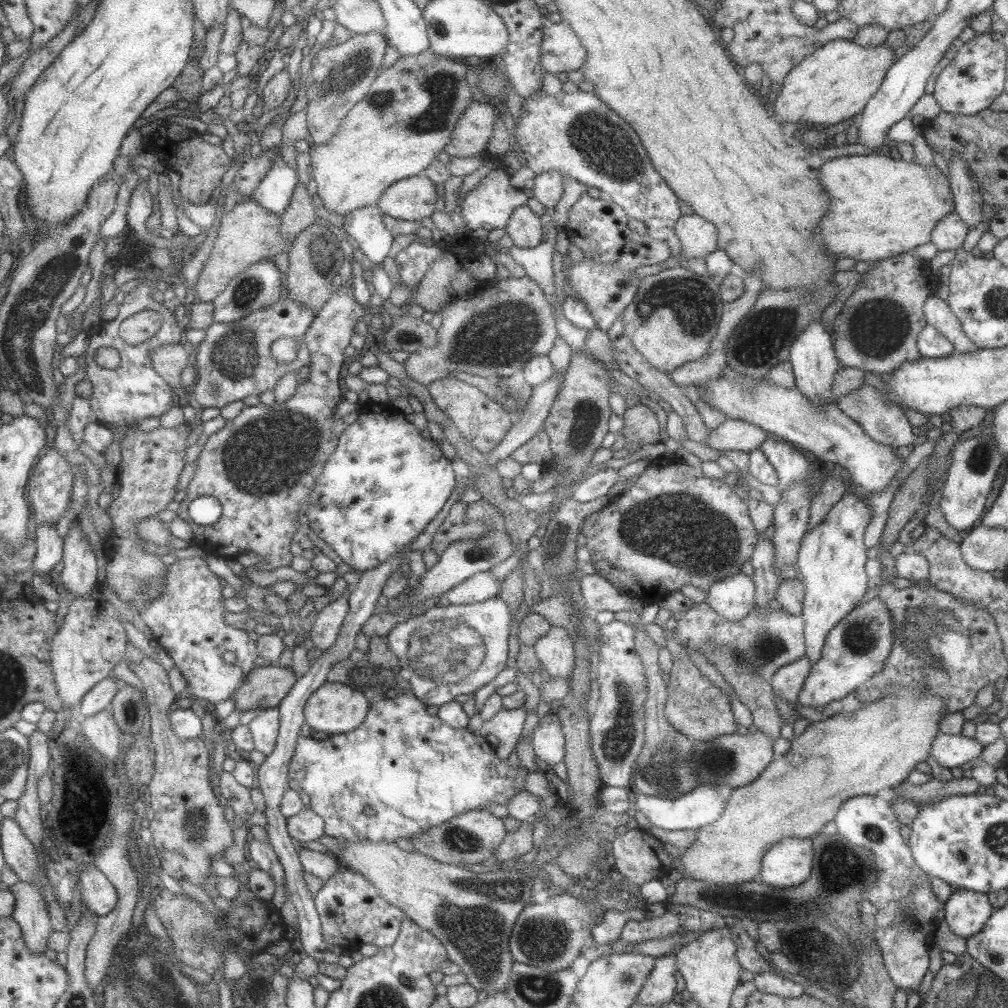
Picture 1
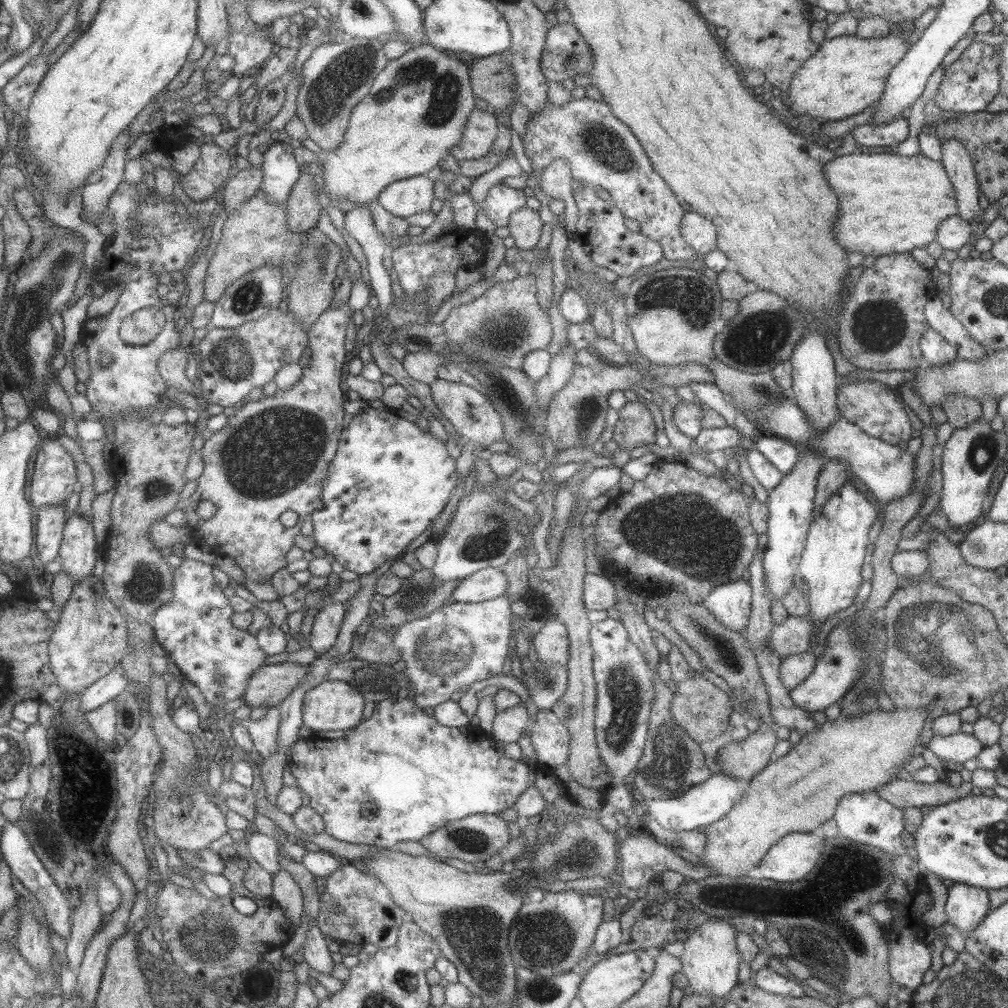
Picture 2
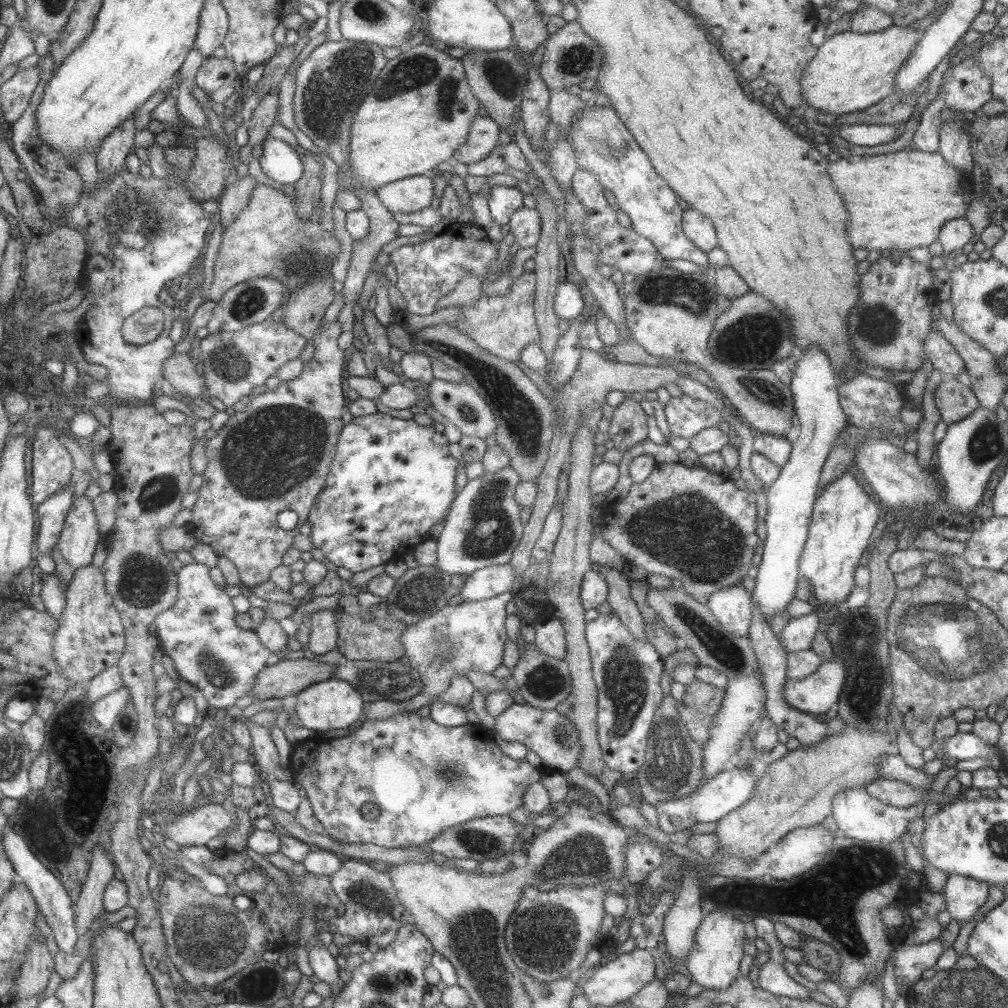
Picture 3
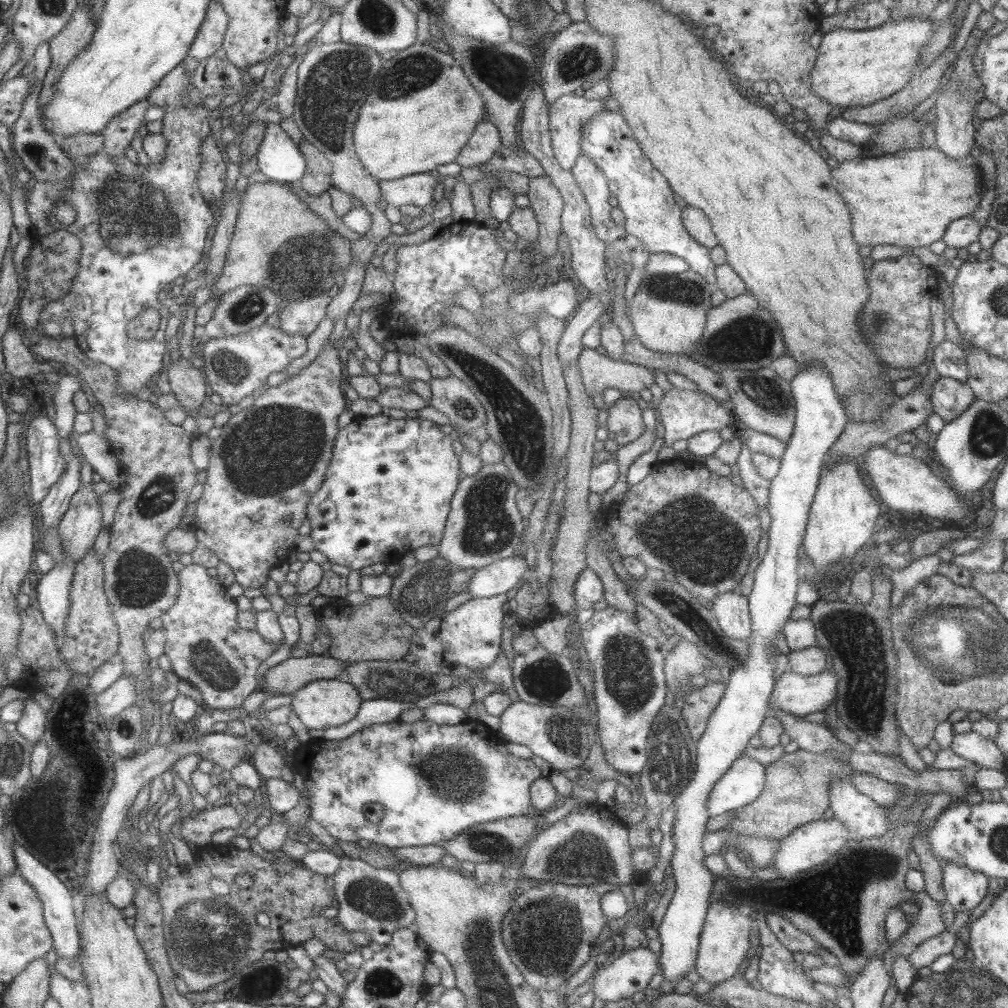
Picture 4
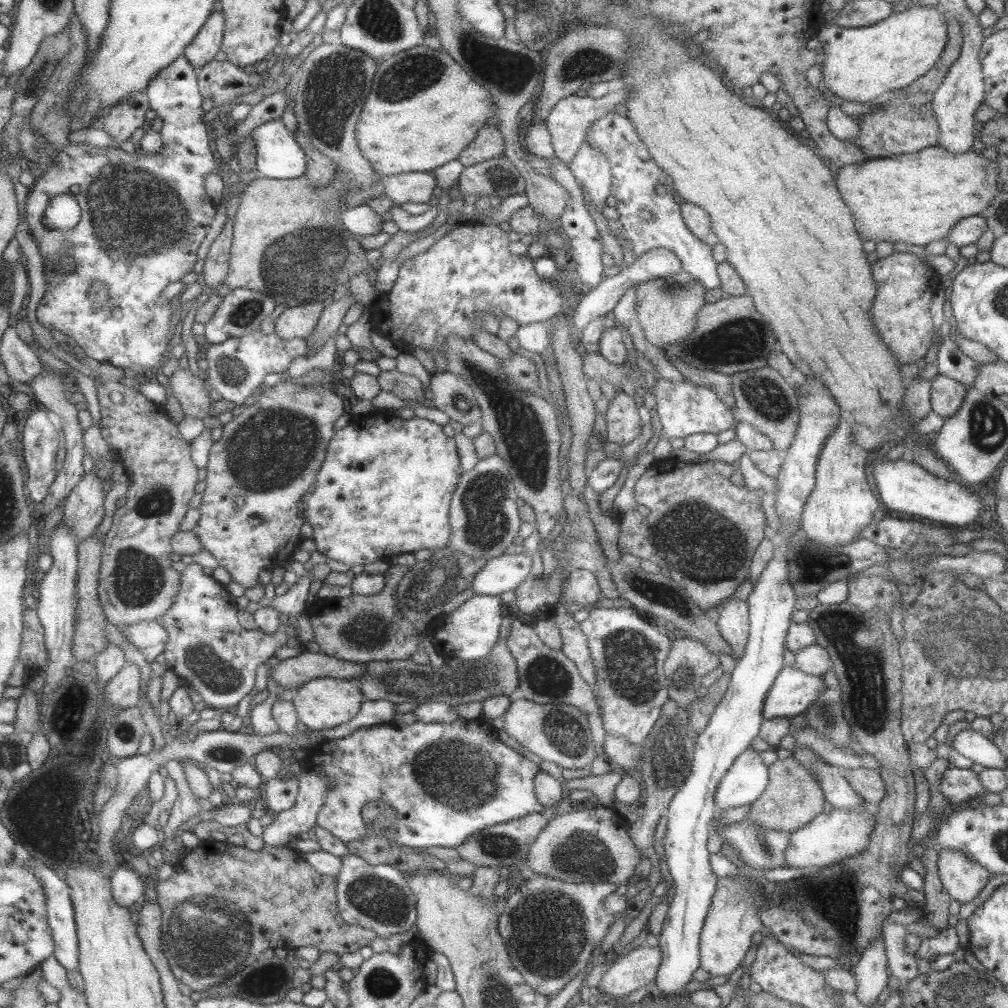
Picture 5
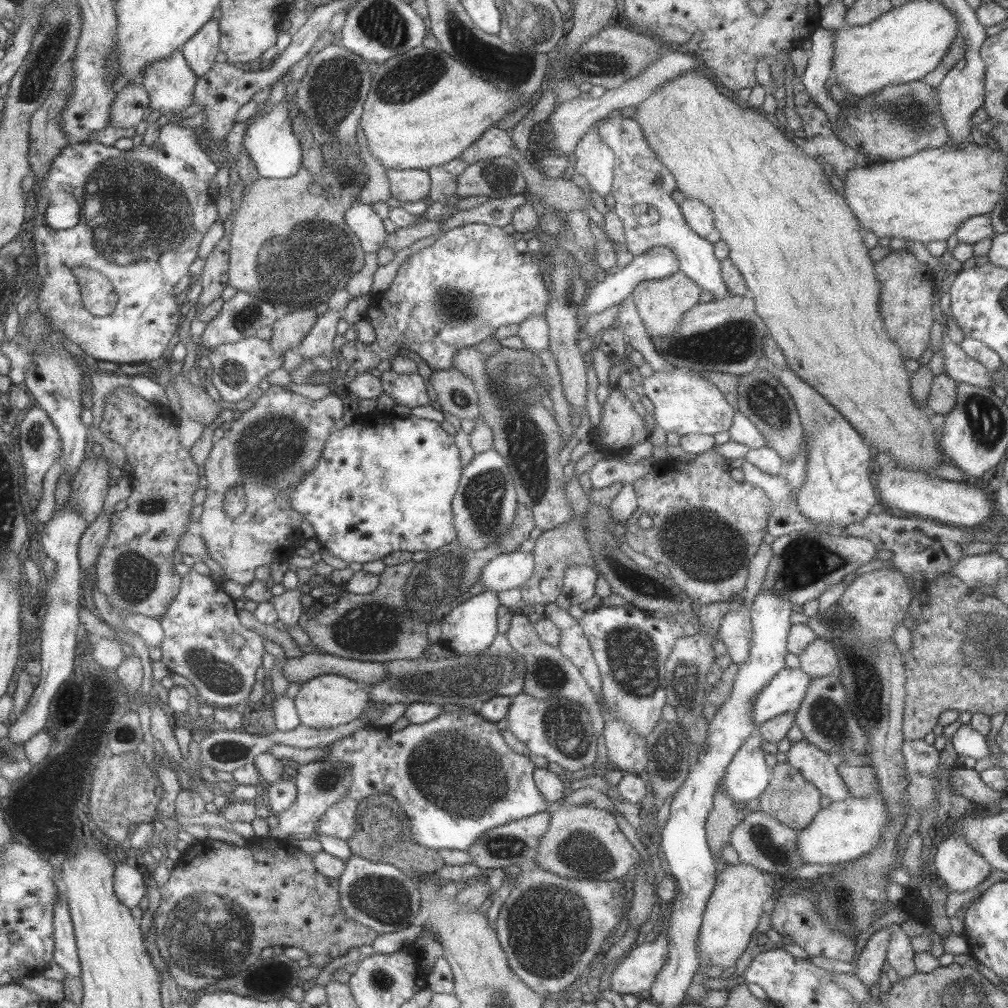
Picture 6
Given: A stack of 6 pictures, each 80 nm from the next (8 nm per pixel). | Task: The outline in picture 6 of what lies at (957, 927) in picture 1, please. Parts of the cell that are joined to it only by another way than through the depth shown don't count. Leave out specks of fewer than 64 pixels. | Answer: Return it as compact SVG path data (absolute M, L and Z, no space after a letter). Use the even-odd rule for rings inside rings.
M947 836L928 856L937 872L935 877L949 892L972 889L985 880L992 869L961 836Z

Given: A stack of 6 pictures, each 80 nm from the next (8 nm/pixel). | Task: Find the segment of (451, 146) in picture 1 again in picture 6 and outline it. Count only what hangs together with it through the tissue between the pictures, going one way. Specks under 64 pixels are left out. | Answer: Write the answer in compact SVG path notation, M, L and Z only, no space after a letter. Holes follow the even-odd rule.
M491 126L475 142L465 148L460 157L467 164L473 164L478 160L507 157L511 147L509 131Z

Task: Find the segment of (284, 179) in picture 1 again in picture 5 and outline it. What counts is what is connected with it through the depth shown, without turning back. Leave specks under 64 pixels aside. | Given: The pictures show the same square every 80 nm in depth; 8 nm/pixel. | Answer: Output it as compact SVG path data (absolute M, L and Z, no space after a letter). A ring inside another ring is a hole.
M271 120L252 130L257 145L257 170L259 175L273 179L296 179L306 174L308 158L296 133L289 132L283 120Z

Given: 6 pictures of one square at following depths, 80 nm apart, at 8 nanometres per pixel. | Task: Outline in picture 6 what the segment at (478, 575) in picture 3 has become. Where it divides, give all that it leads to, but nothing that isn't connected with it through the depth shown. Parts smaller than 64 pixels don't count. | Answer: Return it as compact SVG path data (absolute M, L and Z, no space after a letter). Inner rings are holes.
M513 551L500 554L483 567L478 582L485 591L501 592L519 588L534 571L534 558L531 552Z

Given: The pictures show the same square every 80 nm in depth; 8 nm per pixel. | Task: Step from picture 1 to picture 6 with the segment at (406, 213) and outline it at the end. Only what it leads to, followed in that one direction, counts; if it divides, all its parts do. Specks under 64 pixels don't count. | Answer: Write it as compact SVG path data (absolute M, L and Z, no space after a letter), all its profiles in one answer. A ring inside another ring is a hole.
M387 169L386 177L390 184L390 196L399 202L417 202L428 195L430 178L426 170Z

